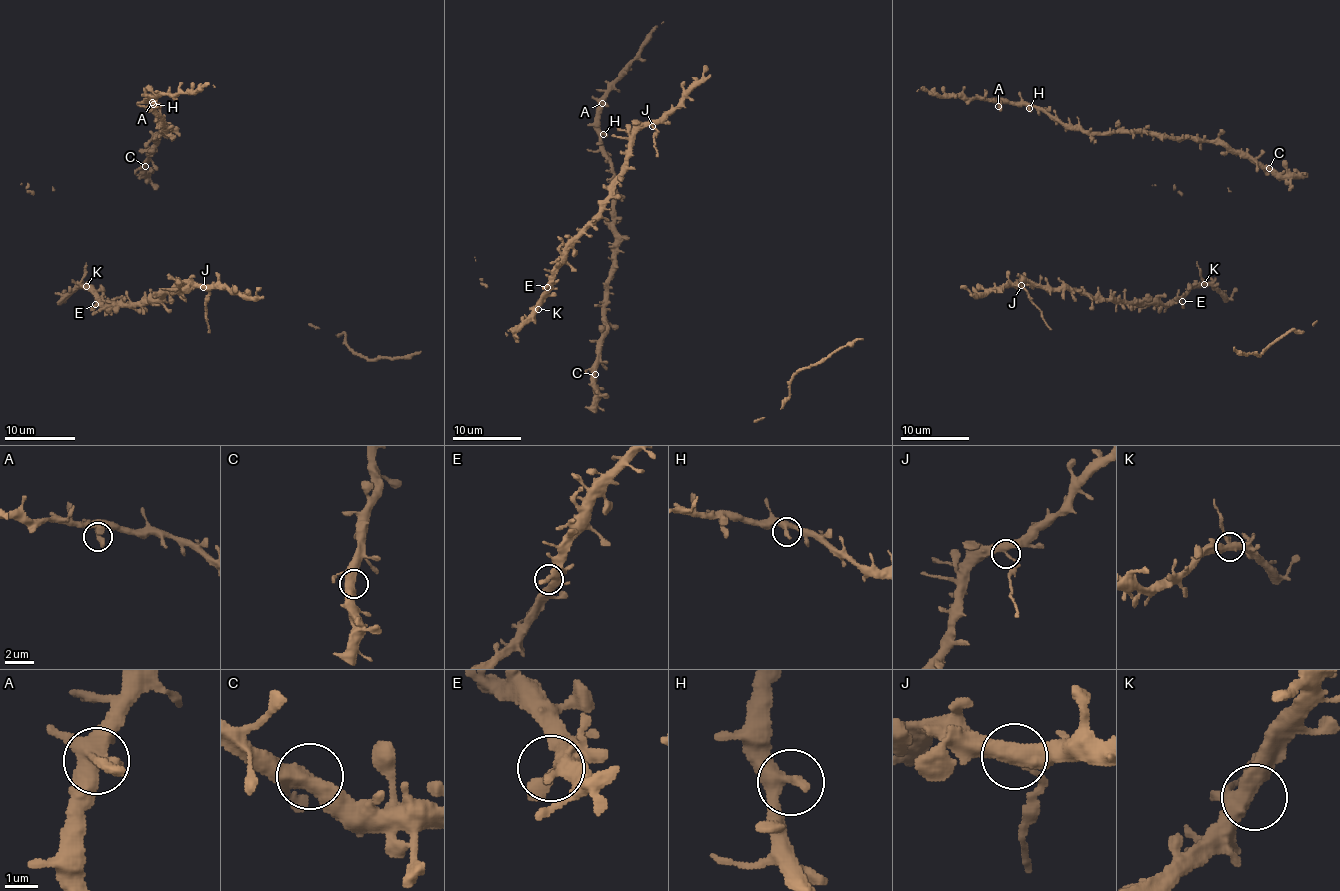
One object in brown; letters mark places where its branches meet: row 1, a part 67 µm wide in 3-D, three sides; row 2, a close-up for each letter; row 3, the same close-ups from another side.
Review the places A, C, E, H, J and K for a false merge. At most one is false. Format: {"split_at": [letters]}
{"split_at": ["J"]}

